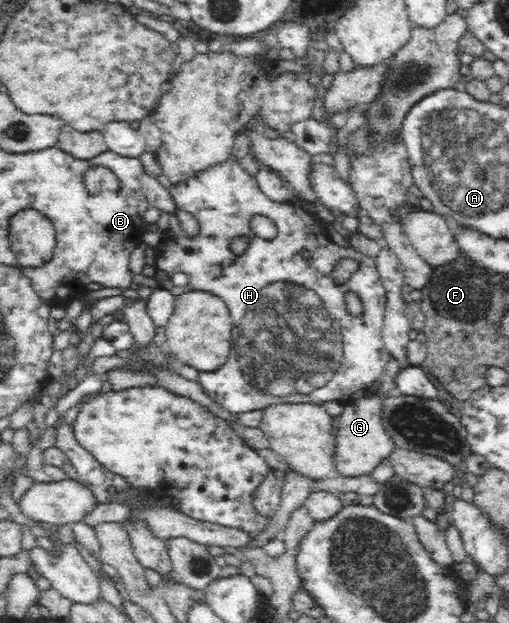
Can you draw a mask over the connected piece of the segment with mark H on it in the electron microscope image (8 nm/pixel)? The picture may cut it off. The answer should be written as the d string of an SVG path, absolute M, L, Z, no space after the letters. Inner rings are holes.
M230 157L230 158L229 158L229 160L228 160L228 162L227 162L227 163L226 163L226 164L221 164L221 165L220 165L220 166L219 166L219 167L216 167L216 168L211 168L211 170L209 170L209 171L207 171L207 172L204 172L204 174L203 174L203 175L199 175L199 176L197 176L197 178L196 178L196 179L191 179L191 180L188 180L188 182L187 182L187 183L177 183L177 184L176 184L176 185L175 185L175 184L173 184L173 185L172 185L172 186L171 186L171 187L169 187L169 188L168 188L168 191L169 191L169 192L170 192L170 195L171 195L171 196L172 196L172 201L173 201L173 202L174 202L174 207L173 207L173 210L172 210L172 211L169 211L169 212L168 212L168 214L169 214L169 226L168 226L168 229L166 229L166 230L165 230L165 232L164 232L164 233L163 233L163 236L162 236L162 239L161 239L161 242L160 242L160 243L159 243L159 244L158 244L158 245L157 245L157 246L156 246L156 247L155 247L155 255L156 255L156 257L155 257L155 258L154 258L154 262L155 262L155 263L154 263L154 264L153 264L153 265L154 265L154 268L155 268L155 269L156 269L156 270L157 270L157 271L156 271L156 272L155 272L155 277L156 277L156 279L157 279L157 281L158 281L158 288L161 288L161 289L163 289L163 290L167 290L167 291L169 291L169 292L170 292L170 293L171 293L171 294L172 294L172 295L173 295L173 296L175 296L175 297L177 297L177 296L181 296L181 294L185 294L185 293L187 293L187 292L189 292L189 291L199 291L199 292L209 292L209 293L211 293L211 294L214 294L214 295L215 295L215 296L218 296L218 297L219 297L219 298L221 298L221 300L223 300L223 303L224 303L224 304L225 304L225 305L226 305L226 308L227 308L227 309L228 309L228 310L229 310L229 313L230 313L230 315L231 315L231 318L232 318L232 319L233 319L233 322L234 322L234 329L233 329L233 330L232 330L232 347L231 347L231 350L230 350L230 354L229 354L229 356L228 356L228 360L227 360L227 362L225 362L225 364L223 364L223 366L221 366L221 368L219 368L219 370L216 370L216 371L215 371L215 372L204 372L204 373L197 373L197 376L196 376L196 380L195 380L195 381L196 381L196 383L197 383L197 384L198 384L198 385L199 385L199 386L200 386L200 389L201 389L201 390L202 390L202 391L203 391L203 392L204 392L204 393L205 393L205 394L206 394L206 397L207 397L207 398L210 398L210 399L211 399L211 402L214 402L214 403L215 403L215 404L216 404L216 406L217 406L217 407L218 407L218 408L220 408L220 409L221 409L221 410L224 410L224 411L225 411L225 412L226 412L226 413L227 413L227 414L232 414L232 416L235 416L235 417L237 417L237 416L238 416L238 415L240 415L240 414L243 414L243 413L245 413L245 412L253 412L253 411L259 411L259 410L261 410L261 409L262 409L262 408L263 408L263 407L264 407L264 406L265 406L265 405L268 405L268 404L281 404L281 402L285 402L285 403L290 403L290 402L291 402L291 401L296 401L296 402L299 402L299 403L315 403L315 404L322 404L322 405L324 405L324 404L325 404L325 402L329 402L329 401L330 401L330 400L336 400L336 401L339 401L339 402L340 402L340 403L343 403L343 404L351 404L351 403L353 403L353 402L355 402L355 401L357 401L357 400L360 400L360 399L363 399L363 398L366 398L366 397L369 397L369 396L372 396L372 395L374 395L374 391L373 391L373 390L374 390L374 386L373 386L373 382L375 382L375 381L377 381L377 380L378 380L378 379L379 379L379 378L380 378L380 374L381 374L381 373L382 373L382 372L383 372L383 371L384 371L384 370L385 370L385 367L386 367L386 366L387 366L387 364L389 364L389 361L390 361L390 360L391 360L391 359L392 359L392 358L391 358L391 355L390 355L390 354L389 354L389 351L388 351L388 350L387 350L387 349L386 349L386 348L385 348L385 345L384 345L384 342L383 342L383 335L382 335L382 330L383 330L383 327L384 327L384 324L385 324L385 321L384 321L384 320L385 320L385 311L387 311L387 308L388 308L388 292L387 292L387 289L386 289L386 288L385 288L385 285L384 285L384 284L383 284L383 279L382 279L382 278L381 278L381 275L380 275L380 274L379 274L379 271L378 271L378 270L377 270L377 267L376 267L376 264L373 264L373 262L371 262L371 260L369 260L369 259L368 259L368 258L365 258L365 257L364 257L364 256L363 256L363 254L359 254L359 252L357 252L357 251L355 251L355 250L354 250L354 249L353 249L353 248L345 248L345 252L343 252L343 254L341 254L341 256L335 256L335 252L333 252L333 256L331 256L331 254L329 254L329 256L313 256L313 254L321 254L321 250L327 250L327 238L329 238L329 232L327 232L327 226L325 226L325 223L324 223L324 221L323 221L323 220L322 220L322 218L320 218L320 219L317 219L317 218L315 218L315 216L311 216L311 214L309 214L309 212L305 212L305 210L304 210L304 209L303 209L303 207L302 207L302 206L301 206L301 205L300 205L300 204L296 204L296 203L294 203L294 202L293 202L293 201L290 201L290 202L288 202L288 201L285 201L285 202L284 202L284 203L278 203L278 202L275 202L275 201L274 201L274 200L271 200L271 199L270 199L270 198L269 198L269 197L268 197L268 196L267 196L267 195L266 195L266 194L265 194L265 193L264 193L264 192L261 192L261 189L260 189L260 188L259 188L259 187L258 187L258 184L257 184L257 181L256 181L256 177L255 177L255 176L254 176L254 175L250 175L250 174L249 174L249 173L248 173L248 172L247 172L247 171L245 171L245 170L243 170L243 169L241 169L241 167L239 167L239 164L238 164L238 162L236 162L236 160L235 160L235 159L234 159L234 158L232 158L232 157ZM177 212L187 212L187 213L191 213L191 214L192 214L192 215L193 215L193 216L195 216L195 218L197 218L197 219L199 219L199 223L201 223L201 231L203 231L203 234L201 234L201 236L199 236L199 238L197 238L197 240L189 240L189 239L188 239L188 238L187 238L187 237L185 237L185 236L184 236L184 234L183 234L183 231L182 231L182 230L181 230L181 227L180 227L180 224L179 224L179 221L178 221L178 216L177 216ZM255 215L263 215L263 218L267 218L267 220L271 220L271 224L273 224L273 226L276 226L276 231L277 231L277 236L274 236L274 237L271 237L271 238L270 238L270 239L267 239L267 240L263 240L263 238L259 238L259 236L257 236L257 234L255 234L255 232L253 232L253 231L251 231L251 227L249 227L249 226L251 226L251 220L253 220L253 218L255 218ZM238 234L243 234L243 235L245 235L245 236L249 236L249 238L251 238L251 246L253 246L253 248L249 248L249 250L247 250L247 252L245 252L245 254L243 254L243 256L239 256L239 258L235 258L235 256L233 256L233 254L231 254L231 252L229 252L229 250L227 250L227 248L219 248L219 244L221 244L221 246L227 246L227 243L228 243L228 242L227 242L227 240L229 240L229 238L231 238L231 236L237 236L237 235L238 235ZM303 252L307 252L307 253L308 253L308 252L311 252L311 256L313 256L313 258L315 258L315 260L313 260L313 264L308 264L308 262L306 262L306 260L303 260L303 258L301 258L301 254L303 254ZM345 260L356 260L356 261L358 261L358 262L359 262L359 264L360 264L360 270L359 270L359 271L358 271L358 272L357 272L357 273L353 273L353 274L350 274L350 276L349 276L349 277L347 277L347 278L346 278L346 279L345 279L345 280L344 280L344 281L341 281L341 282L340 282L340 283L339 283L339 281L337 281L337 279L335 279L335 275L333 275L333 274L335 274L335 272L337 272L337 268L339 268L339 266L341 266L341 264L343 264L343 262L345 262ZM179 272L181 272L181 274L187 274L187 278L188 278L188 282L187 282L187 286L186 286L186 287L184 287L184 289L176 289L176 288L175 288L175 286L174 286L174 285L173 285L173 282L172 282L172 281L171 281L171 276L173 276L173 274L179 274ZM350 290L354 290L354 291L355 291L355 293L357 293L357 295L359 295L359 297L361 297L361 299L362 299L362 300L363 300L363 301L364 301L364 304L365 304L365 307L366 307L366 311L365 311L365 316L363 316L363 318L355 318L355 316L349 316L349 315L348 315L348 314L347 314L347 313L346 313L346 311L345 311L345 303L343 303L343 300L344 300L344 298L343 298L343 293L345 293L345 292L347 292L347 291L350 291Z

